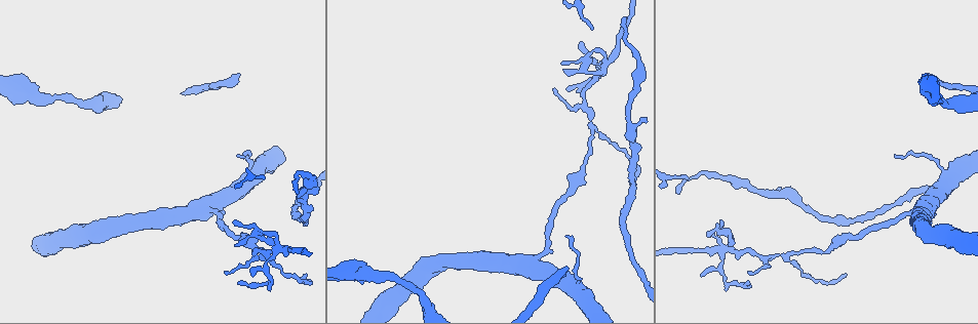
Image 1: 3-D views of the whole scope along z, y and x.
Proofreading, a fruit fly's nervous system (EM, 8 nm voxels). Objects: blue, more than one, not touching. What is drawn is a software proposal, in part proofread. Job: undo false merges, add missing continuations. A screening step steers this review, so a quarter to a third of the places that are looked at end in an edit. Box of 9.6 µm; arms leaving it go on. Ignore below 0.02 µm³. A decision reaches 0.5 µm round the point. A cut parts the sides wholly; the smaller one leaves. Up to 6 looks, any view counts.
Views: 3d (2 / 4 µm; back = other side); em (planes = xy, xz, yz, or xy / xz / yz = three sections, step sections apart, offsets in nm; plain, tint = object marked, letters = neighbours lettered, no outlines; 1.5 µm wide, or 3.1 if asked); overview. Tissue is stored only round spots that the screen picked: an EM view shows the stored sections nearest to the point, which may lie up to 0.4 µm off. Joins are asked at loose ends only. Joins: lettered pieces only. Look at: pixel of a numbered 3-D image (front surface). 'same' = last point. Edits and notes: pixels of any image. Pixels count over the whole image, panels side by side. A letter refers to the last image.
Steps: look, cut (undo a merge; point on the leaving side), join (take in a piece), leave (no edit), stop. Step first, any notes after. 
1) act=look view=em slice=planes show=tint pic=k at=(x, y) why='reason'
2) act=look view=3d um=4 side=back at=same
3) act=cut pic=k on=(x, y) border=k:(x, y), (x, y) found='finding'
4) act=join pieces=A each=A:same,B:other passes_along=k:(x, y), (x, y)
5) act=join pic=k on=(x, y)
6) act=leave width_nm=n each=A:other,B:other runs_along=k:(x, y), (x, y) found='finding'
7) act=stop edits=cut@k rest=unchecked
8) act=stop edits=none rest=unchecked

act=look view=em slice=planes show=letters pic=1 at=(240, 74) why='an open end'

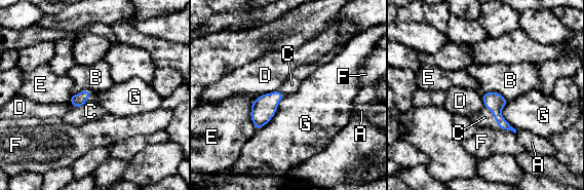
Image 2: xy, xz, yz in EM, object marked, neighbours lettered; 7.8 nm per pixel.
act=join pieces=C width_nm=100 each=A:other,B:other,C:same,D:other,E:other,F:other,G:other passes_along=2:(79, 100), (85, 102), (90, 111) found='it goes on there'

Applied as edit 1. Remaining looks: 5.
act=look view=overview

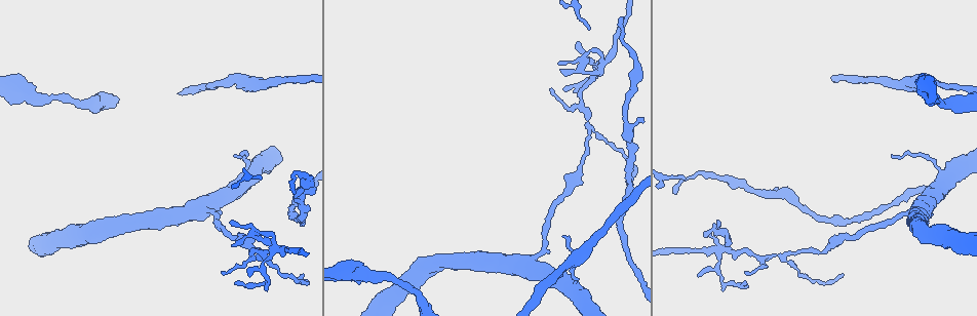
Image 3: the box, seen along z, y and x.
act=look view=em slice=planes show=letters pic=3 at=(841, 274)

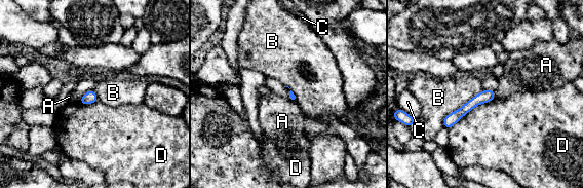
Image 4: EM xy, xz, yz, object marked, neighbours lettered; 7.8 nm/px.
act=leave longest_contact=D:440nm each=A:other,B:other,C:other,D:other runs_along=4:(492, 92), (477, 99), (445, 124) found='no lettered piece goes on from it'

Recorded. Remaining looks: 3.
act=stop edits=join@2 rest=unchecked

